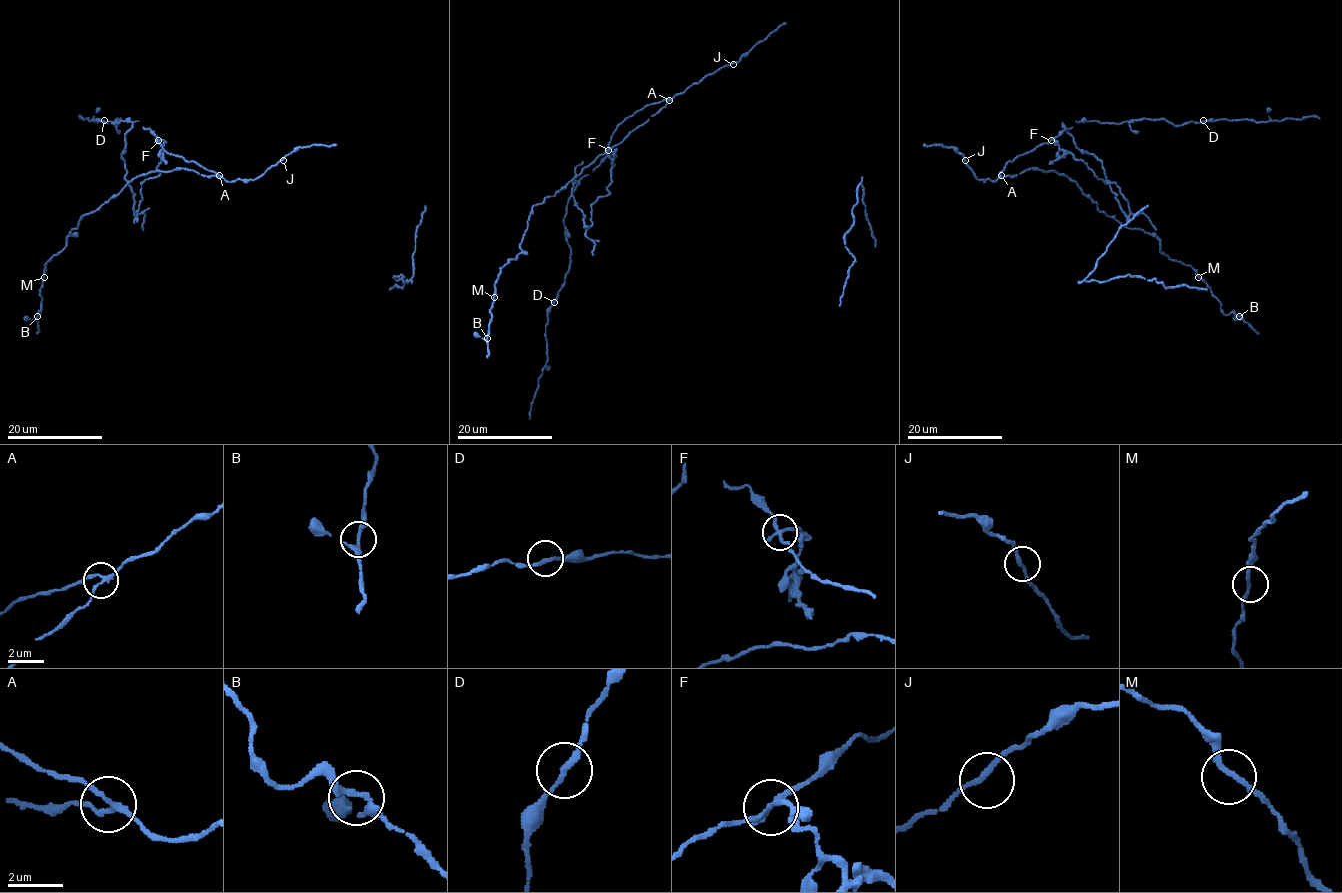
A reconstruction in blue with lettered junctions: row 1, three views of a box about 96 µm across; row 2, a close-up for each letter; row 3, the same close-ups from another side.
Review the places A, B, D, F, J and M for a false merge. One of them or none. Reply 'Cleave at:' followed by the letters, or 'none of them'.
Cleave at: F

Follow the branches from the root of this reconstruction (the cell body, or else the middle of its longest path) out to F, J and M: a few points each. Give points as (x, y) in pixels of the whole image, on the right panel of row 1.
F: (994, 181), (1009, 161), (1051, 141)
J: (994, 181), (979, 180), (965, 160)
M: (994, 181), (1031, 168), (1063, 174), (1100, 211), (1155, 235), (1165, 254), (1190, 265), (1198, 277)

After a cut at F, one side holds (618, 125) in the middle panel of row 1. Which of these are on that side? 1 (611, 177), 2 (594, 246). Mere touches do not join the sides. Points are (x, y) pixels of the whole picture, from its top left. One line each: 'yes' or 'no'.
1: no
2: no

